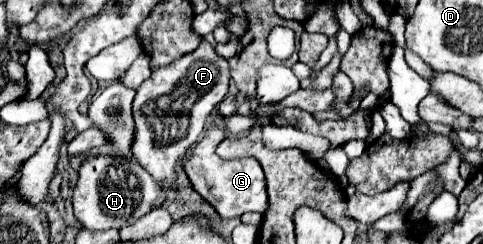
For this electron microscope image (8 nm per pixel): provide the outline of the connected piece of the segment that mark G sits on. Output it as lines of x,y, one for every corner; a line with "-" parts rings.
210,126
202,140
196,144
192,154
184,160
184,172
192,184
192,188
220,214
220,218
238,218
244,212
262,212
268,208
268,194
262,166
254,158
234,158
224,160
216,154
218,144
228,138
226,132
218,126

